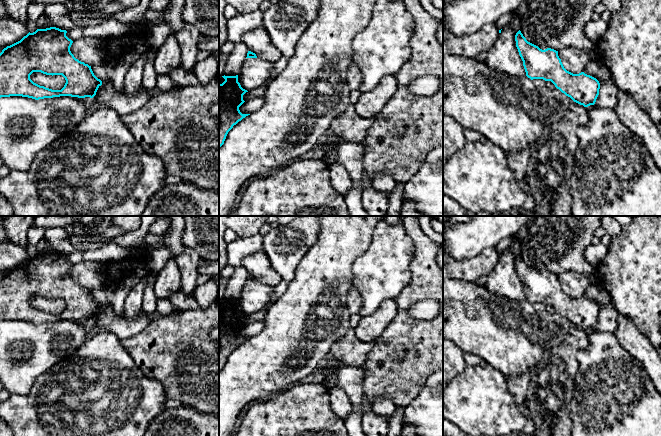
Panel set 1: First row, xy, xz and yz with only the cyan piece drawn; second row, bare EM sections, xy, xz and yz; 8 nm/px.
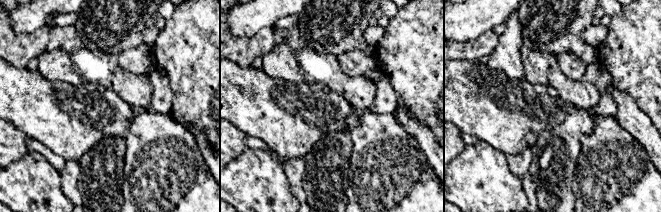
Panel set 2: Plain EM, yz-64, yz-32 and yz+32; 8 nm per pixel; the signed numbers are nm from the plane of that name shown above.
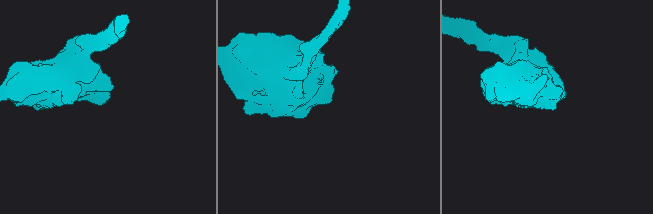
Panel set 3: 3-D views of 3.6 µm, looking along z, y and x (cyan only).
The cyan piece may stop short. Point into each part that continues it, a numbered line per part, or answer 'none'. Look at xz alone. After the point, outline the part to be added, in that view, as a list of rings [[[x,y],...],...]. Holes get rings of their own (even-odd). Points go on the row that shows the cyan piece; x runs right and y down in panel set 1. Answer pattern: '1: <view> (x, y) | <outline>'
none

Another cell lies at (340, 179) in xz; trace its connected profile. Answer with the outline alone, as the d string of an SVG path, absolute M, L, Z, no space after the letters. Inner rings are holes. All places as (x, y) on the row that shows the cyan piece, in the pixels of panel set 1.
M340 164L329 166L332 187L342 196L346 196L352 186L352 180L347 169Z

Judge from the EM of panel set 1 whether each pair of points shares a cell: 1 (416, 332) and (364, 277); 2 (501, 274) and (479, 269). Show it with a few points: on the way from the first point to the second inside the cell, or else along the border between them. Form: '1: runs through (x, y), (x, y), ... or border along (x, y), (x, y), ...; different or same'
1: border along (410, 282), (394, 299); different
2: border along (499, 257), (493, 269), (486, 276); different

